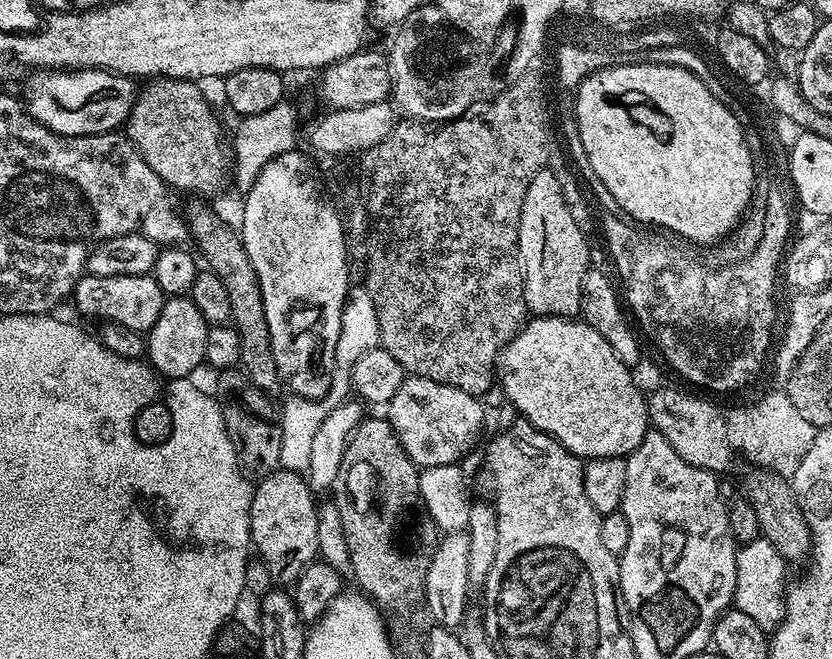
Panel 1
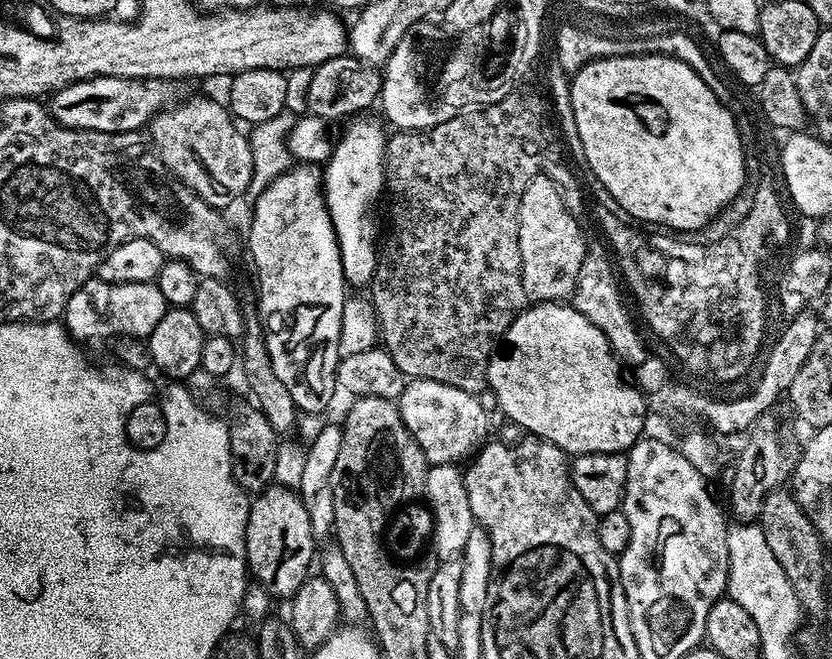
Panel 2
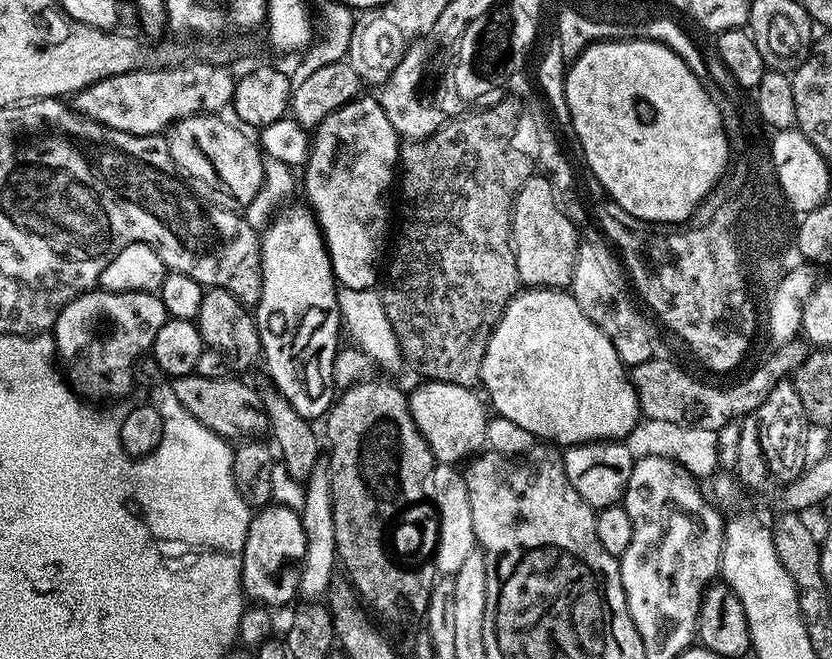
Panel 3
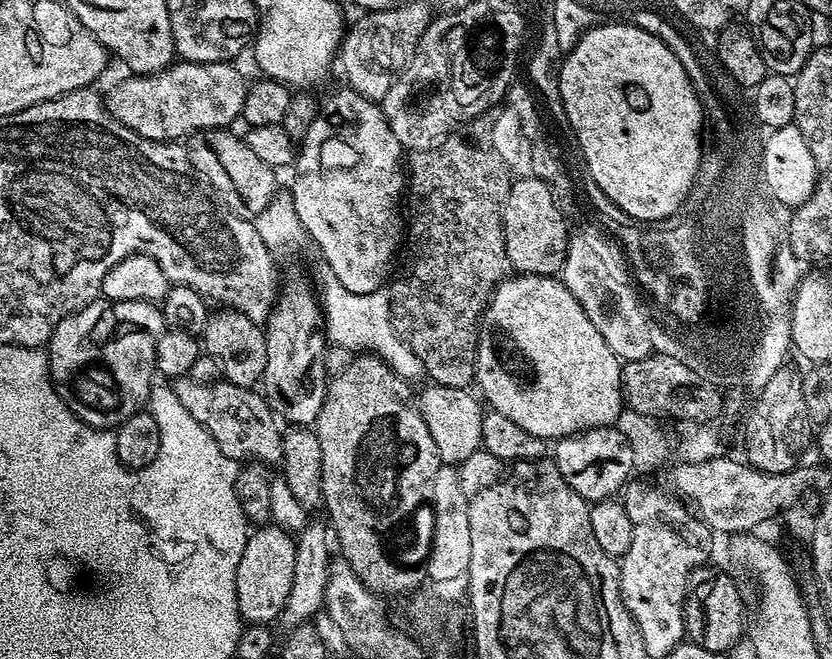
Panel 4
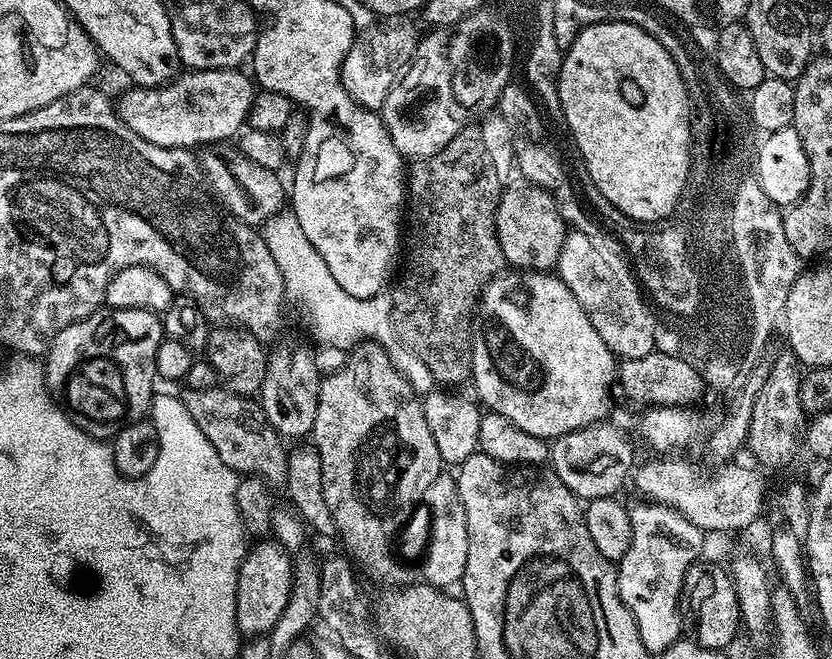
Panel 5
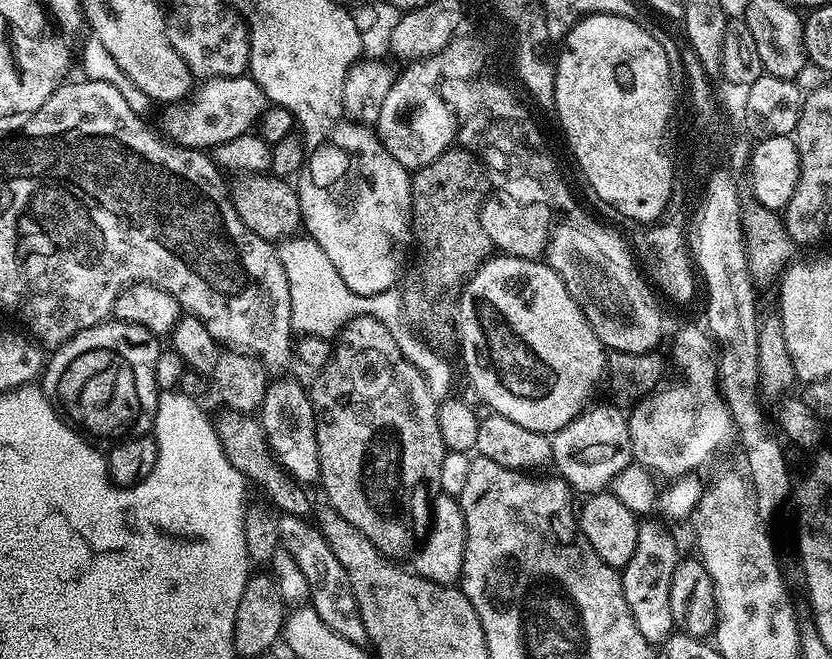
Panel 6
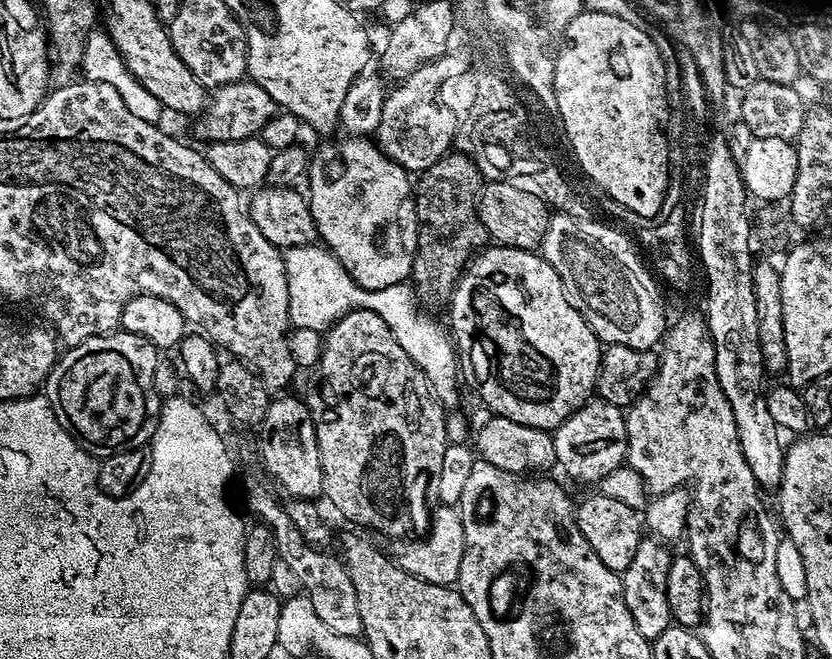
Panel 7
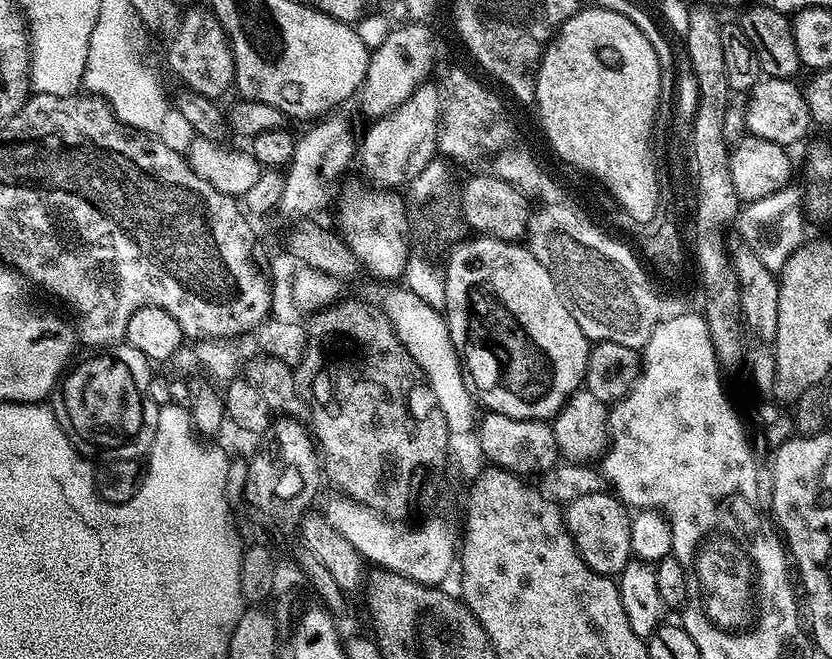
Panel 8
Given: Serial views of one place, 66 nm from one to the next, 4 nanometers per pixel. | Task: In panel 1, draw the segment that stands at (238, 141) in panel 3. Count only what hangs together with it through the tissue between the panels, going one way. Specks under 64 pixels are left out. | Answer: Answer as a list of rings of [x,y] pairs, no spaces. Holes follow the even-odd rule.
[[[156,78],[148,84],[145,88],[141,87],[139,89],[136,101],[132,107],[132,113],[129,114],[126,121],[126,135],[133,144],[136,145],[136,149],[139,150],[144,156],[144,160],[156,174],[158,174],[167,184],[169,184],[173,189],[179,190],[181,188],[184,192],[198,192],[199,197],[202,198],[212,198],[208,196],[216,196],[224,188],[224,183],[229,183],[230,180],[230,152],[226,147],[226,136],[220,133],[220,120],[216,117],[216,112],[214,109],[208,105],[208,100],[204,97],[204,92],[200,89],[201,85],[199,83],[190,80],[174,80],[171,78]]]

